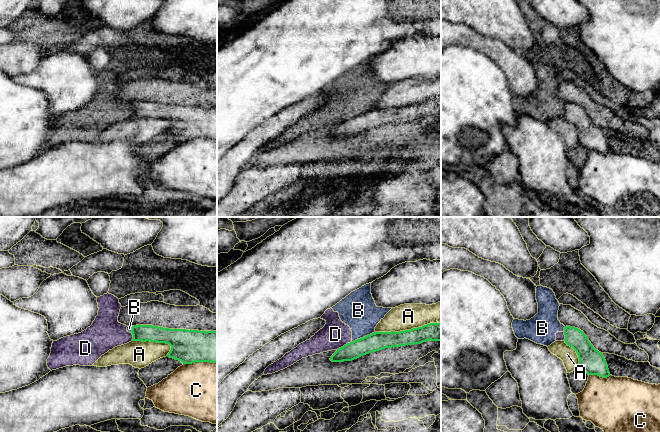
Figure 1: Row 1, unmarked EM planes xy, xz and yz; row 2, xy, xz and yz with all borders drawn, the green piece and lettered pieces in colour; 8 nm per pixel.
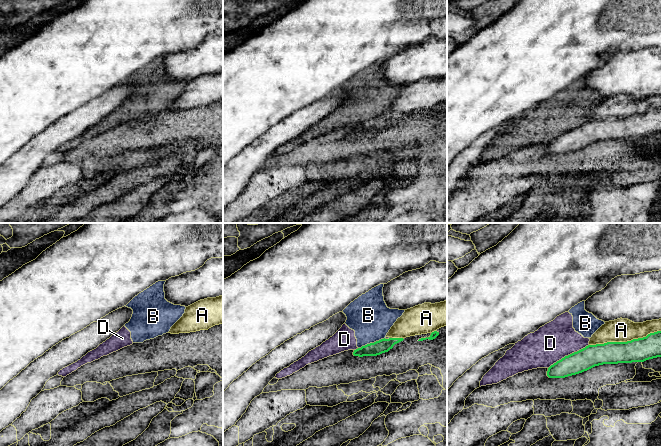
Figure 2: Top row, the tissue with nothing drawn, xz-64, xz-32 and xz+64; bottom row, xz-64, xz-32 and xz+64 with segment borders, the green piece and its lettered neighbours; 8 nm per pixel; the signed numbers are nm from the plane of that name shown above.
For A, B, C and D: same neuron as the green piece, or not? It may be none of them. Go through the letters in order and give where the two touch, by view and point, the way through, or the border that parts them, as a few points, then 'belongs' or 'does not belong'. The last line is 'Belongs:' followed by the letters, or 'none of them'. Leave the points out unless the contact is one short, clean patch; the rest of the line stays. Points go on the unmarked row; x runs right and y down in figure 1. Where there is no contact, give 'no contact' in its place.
A: meets green in xz at (407, 106); does not belong
B: meets green in xz at (363, 113); border along xz (375, 108), (357, 114), (352, 118); does not belong
C: meets green in xy at (199, 137); does not belong
D: meets green in xz at (344, 121); does not belong
Belongs: none of them

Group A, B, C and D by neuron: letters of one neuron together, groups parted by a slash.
A / B D / C

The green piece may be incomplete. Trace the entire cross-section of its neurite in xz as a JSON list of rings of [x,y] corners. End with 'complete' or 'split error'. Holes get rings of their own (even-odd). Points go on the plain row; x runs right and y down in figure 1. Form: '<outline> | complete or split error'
[[[430,99],[400,108],[375,108],[337,125],[330,136],[332,138],[352,137],[385,124],[420,120],[430,116],[441,117],[441,99]]] | complete

